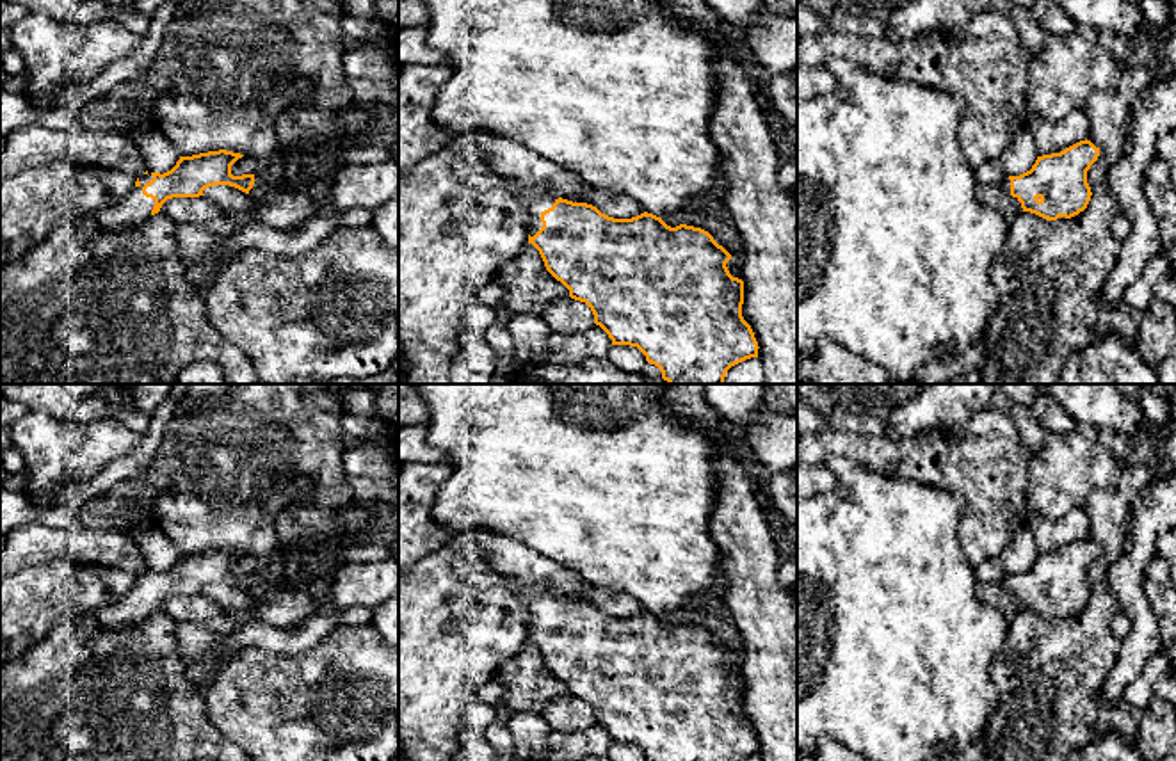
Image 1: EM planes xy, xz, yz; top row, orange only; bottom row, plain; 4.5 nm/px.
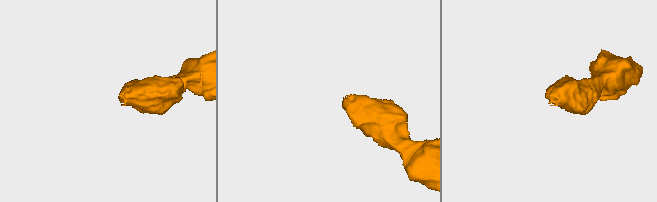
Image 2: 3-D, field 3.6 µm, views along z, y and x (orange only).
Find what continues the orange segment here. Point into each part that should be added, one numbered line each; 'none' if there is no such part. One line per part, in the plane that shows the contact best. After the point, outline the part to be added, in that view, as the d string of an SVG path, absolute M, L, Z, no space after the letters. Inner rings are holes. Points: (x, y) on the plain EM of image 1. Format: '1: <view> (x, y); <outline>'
1: xy (134, 607); M148 569L139 576L141 583L133 585L125 596L117 601L105 605L93 612L96 622L109 631L137 624L151 615L155 597L142 592L142 585L153 578Z

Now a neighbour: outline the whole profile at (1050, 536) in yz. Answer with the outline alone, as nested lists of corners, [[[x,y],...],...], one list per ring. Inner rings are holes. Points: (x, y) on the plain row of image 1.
[[[1076,507],[1060,519],[1030,514],[1027,526],[1035,539],[1037,555],[1043,555],[1060,551],[1085,539],[1089,533],[1089,516],[1085,507]]]

